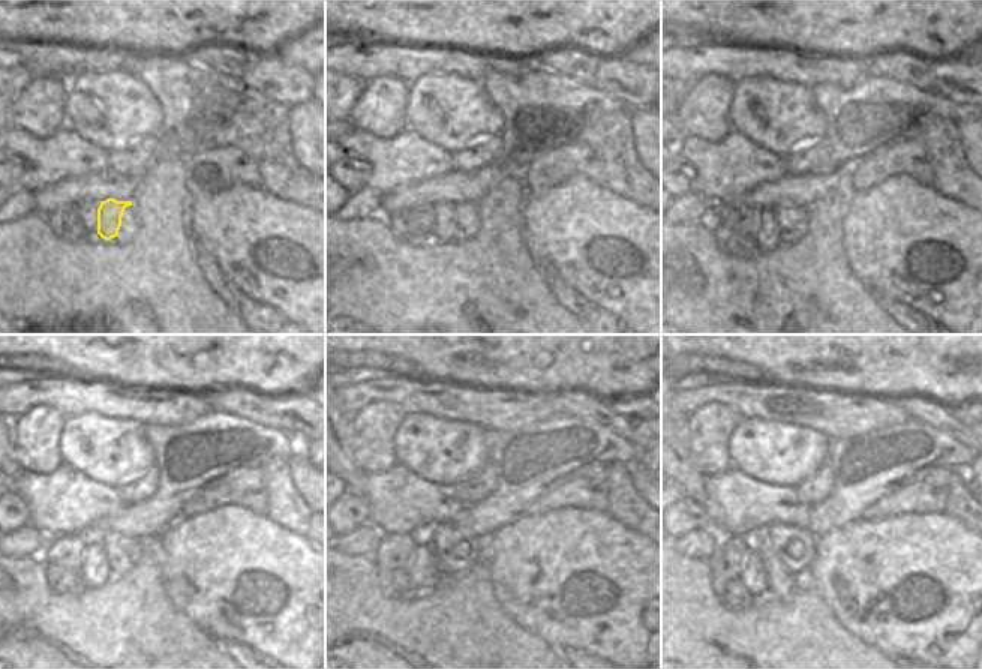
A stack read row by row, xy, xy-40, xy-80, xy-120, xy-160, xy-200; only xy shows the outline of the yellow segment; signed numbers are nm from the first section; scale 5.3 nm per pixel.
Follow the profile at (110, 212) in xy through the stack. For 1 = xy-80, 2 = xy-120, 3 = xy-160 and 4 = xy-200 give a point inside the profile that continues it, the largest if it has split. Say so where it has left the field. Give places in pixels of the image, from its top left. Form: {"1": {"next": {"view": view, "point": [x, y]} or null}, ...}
{"1": {"next": {"view": "xy-80", "point": [768, 234]}}, "2": {"next": {"view": "xy-120", "point": [95, 570]}}, "3": {"next": {"view": "xy-160", "point": [423, 567]}}, "4": {"next": {"view": "xy-200", "point": [753, 575]}}}

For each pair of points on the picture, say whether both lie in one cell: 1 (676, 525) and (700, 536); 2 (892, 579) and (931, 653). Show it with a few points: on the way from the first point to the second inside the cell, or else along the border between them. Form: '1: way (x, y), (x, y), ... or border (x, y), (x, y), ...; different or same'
1: border (711, 524), (693, 528), (676, 537); different
2: way (897, 597), (894, 614), (913, 635); same

